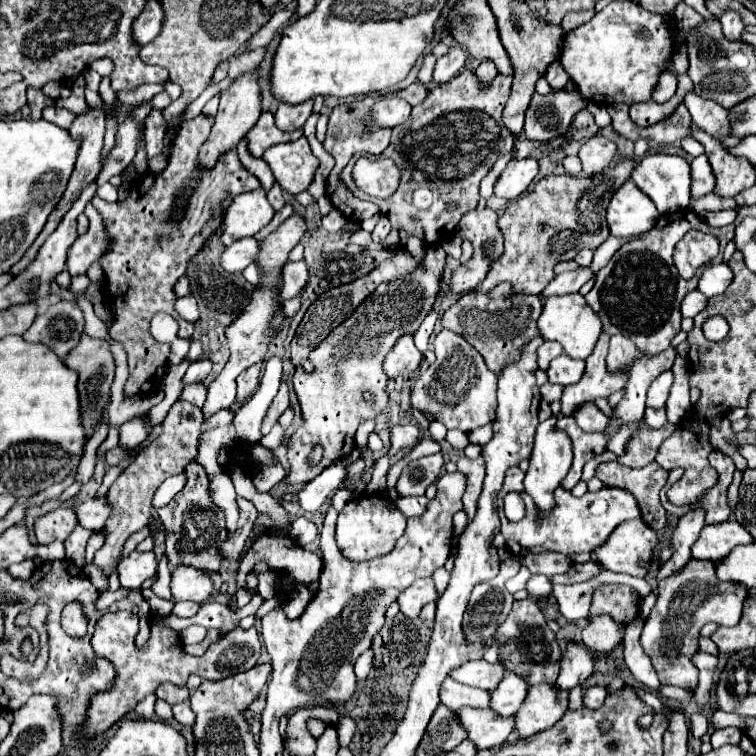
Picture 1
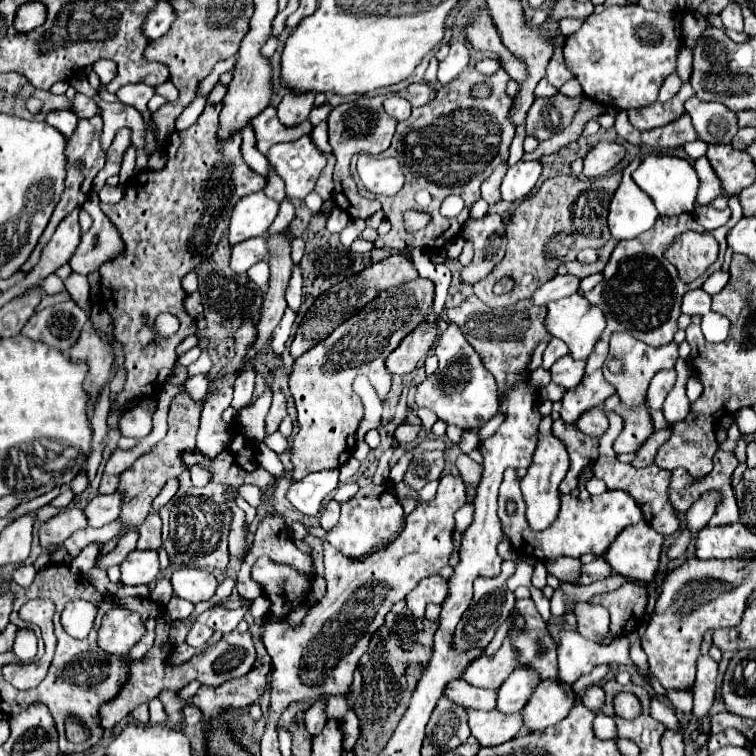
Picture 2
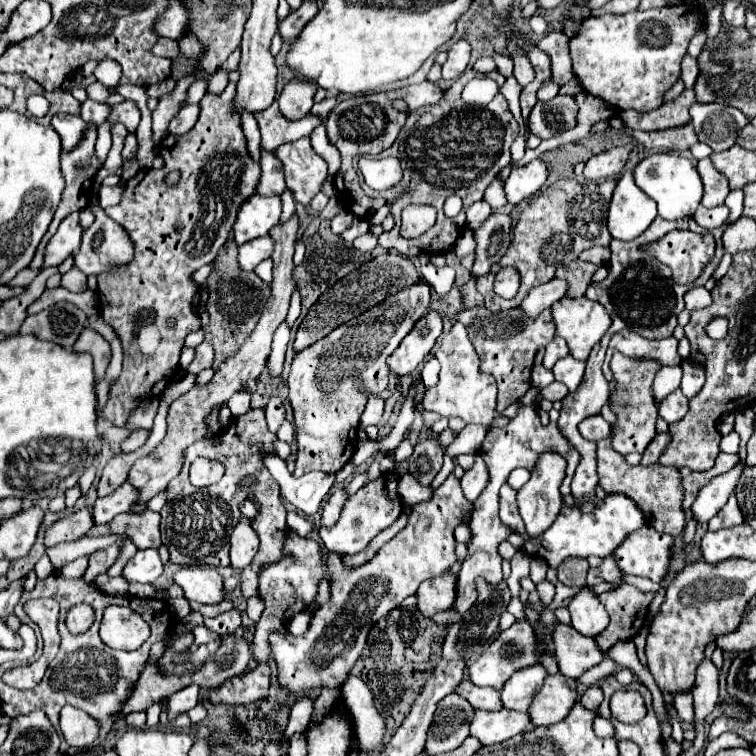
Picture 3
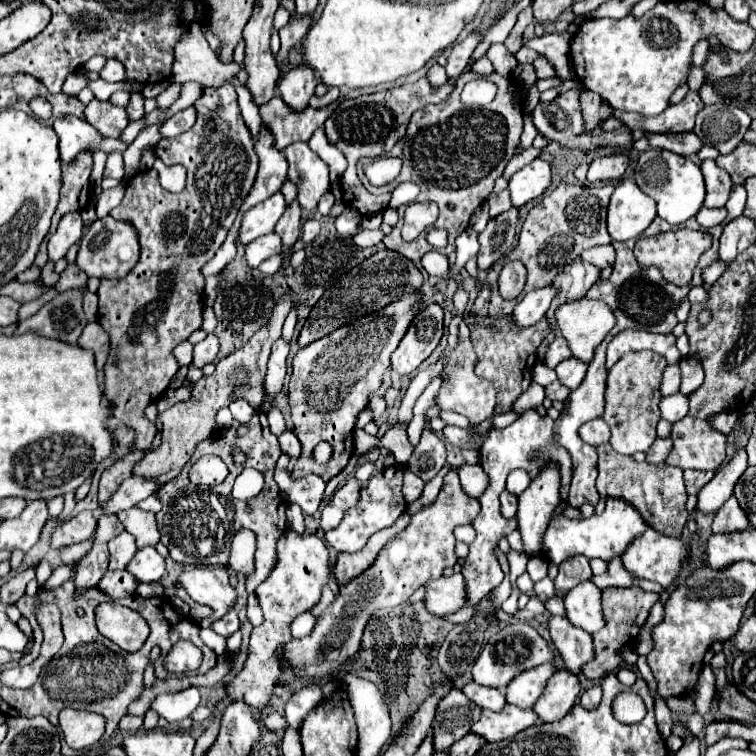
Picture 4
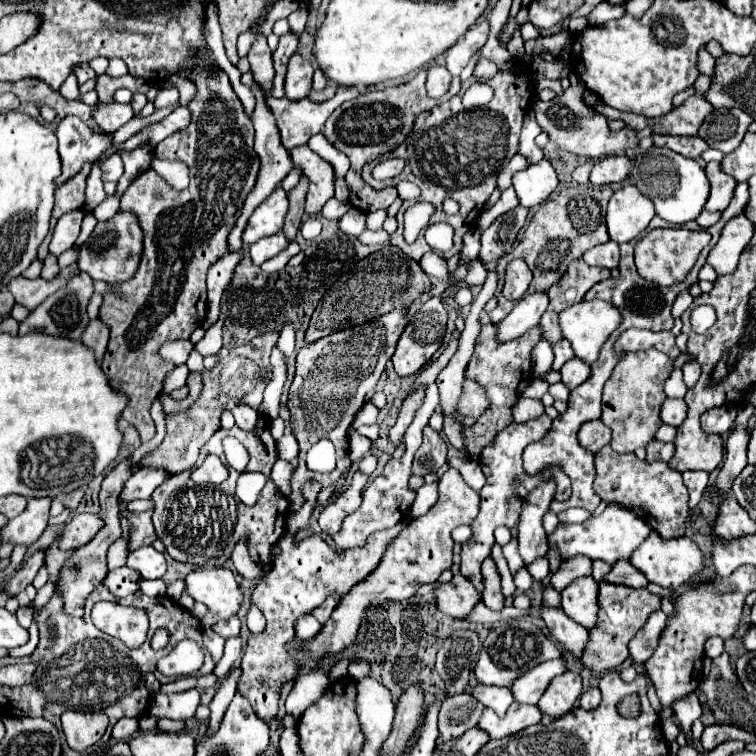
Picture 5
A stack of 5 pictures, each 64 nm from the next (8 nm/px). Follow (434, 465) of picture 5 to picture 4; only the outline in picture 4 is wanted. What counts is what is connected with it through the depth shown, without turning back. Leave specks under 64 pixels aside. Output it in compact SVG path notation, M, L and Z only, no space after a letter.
M424 430L406 466L424 482L430 482L440 472L444 462L446 462L444 442L438 436L434 436L430 430Z

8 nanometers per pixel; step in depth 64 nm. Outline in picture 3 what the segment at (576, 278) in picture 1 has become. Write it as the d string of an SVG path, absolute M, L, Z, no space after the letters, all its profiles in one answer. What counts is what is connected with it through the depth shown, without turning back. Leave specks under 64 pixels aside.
M552 278L550 282L532 288L520 308L526 312L526 316L538 316L544 308L550 308L556 300L564 298L566 292L568 292L568 282Z

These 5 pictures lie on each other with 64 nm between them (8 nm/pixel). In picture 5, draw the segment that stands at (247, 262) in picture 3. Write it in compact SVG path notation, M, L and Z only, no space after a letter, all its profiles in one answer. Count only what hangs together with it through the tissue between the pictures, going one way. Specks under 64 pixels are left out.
M282 232L278 234L272 234L272 236L266 236L254 244L250 244L250 258L256 266L260 266L262 262L266 262L268 258L276 256L278 252L282 252L284 248L288 246L288 240L284 238Z

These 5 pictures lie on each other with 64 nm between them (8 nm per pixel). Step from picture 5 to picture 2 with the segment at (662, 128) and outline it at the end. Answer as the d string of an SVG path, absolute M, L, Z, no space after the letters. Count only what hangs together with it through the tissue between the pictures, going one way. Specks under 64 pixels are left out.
M684 82L678 90L678 94L664 102L664 104L650 104L648 108L632 108L628 110L628 118L630 118L630 124L638 130L650 130L650 128L658 128L658 126L664 126L672 120L676 120L678 116L684 114L684 102L688 98L692 98L694 92L692 92L692 86L690 82Z

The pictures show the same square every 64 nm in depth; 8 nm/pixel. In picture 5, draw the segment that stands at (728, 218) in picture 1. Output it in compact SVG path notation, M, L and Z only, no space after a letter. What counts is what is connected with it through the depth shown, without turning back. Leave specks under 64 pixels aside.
M704 210L704 212L700 212L700 216L696 218L696 222L702 228L710 228L712 224L716 224L720 220L720 216L722 216L722 212L708 212L708 210Z

